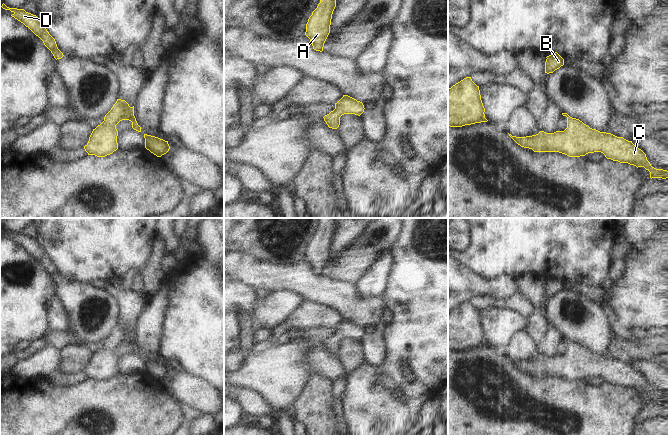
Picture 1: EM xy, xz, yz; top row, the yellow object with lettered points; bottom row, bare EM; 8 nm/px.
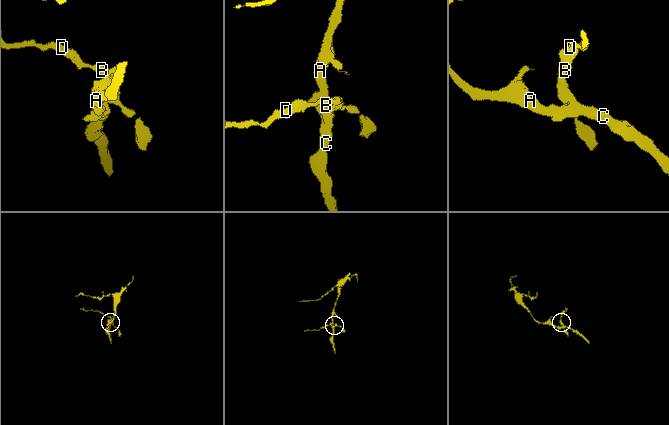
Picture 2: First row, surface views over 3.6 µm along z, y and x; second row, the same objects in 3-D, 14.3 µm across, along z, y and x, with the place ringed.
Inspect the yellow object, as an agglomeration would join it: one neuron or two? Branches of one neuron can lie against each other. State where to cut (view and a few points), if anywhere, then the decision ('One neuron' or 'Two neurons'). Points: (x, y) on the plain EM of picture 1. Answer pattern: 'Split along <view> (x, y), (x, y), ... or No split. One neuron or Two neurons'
No split. One neuron

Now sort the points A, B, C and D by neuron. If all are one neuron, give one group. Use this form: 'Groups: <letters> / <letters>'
Groups: A B C D

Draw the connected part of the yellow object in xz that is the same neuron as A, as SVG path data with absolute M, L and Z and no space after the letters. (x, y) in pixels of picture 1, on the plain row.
M320 218L320 227L312 236L306 248L305 259L310 263L313 273L323 275L324 267L330 257L337 218Z

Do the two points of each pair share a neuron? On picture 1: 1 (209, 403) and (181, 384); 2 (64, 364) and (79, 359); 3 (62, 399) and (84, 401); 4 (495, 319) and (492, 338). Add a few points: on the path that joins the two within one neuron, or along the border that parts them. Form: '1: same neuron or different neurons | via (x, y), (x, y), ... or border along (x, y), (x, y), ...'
1: same neuron | via (202, 396), (188, 389)
2: same neuron | via (68, 363), (75, 359)
3: same neuron | via (67, 401), (79, 401)
4: same neuron | via (495, 324), (495, 333)

